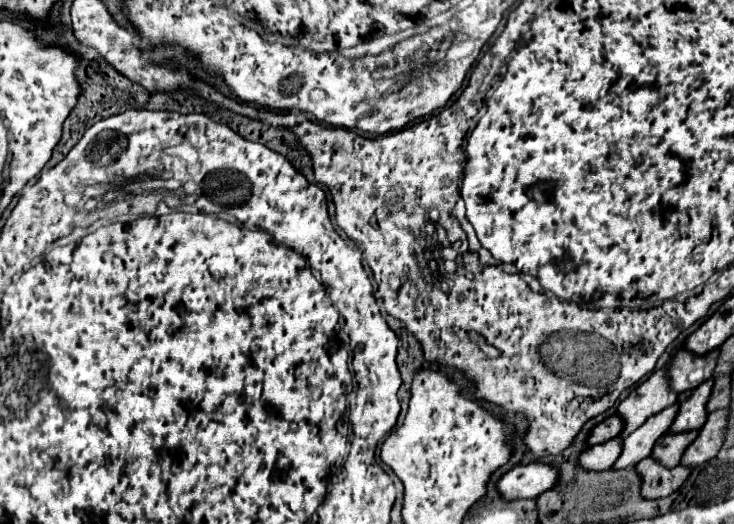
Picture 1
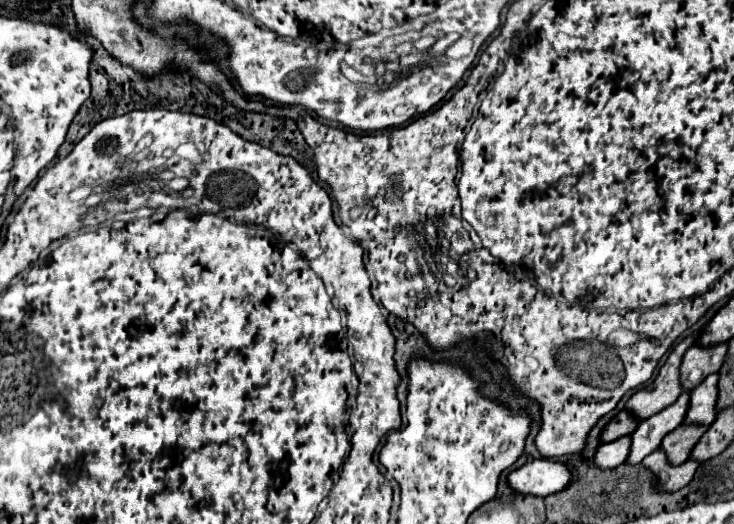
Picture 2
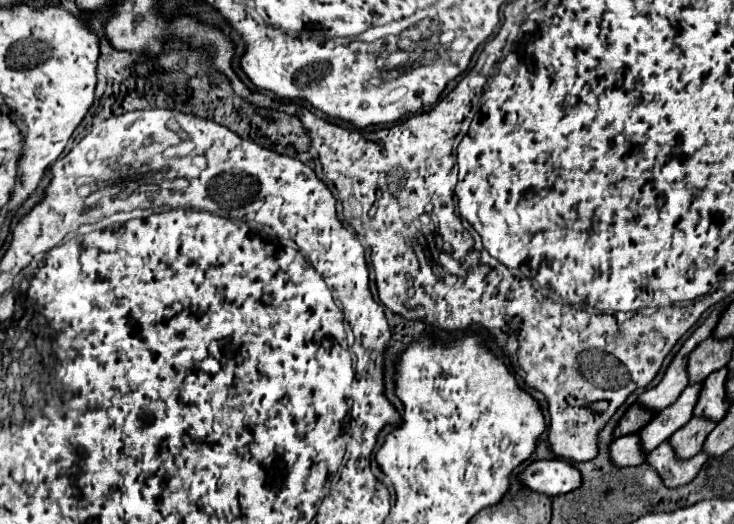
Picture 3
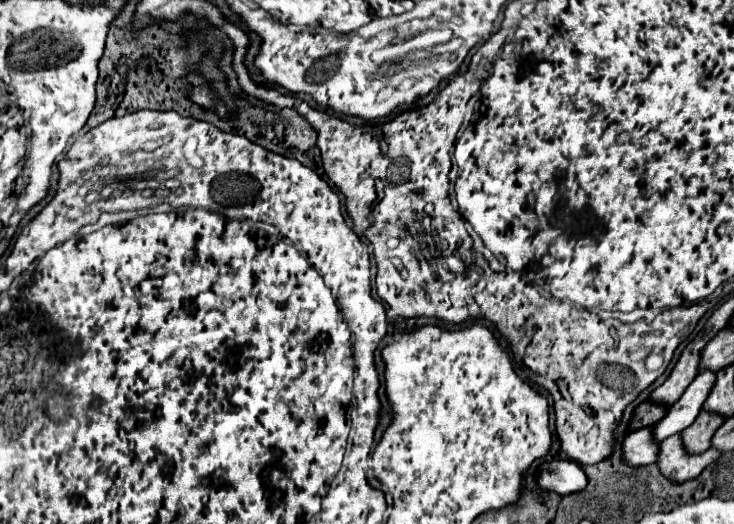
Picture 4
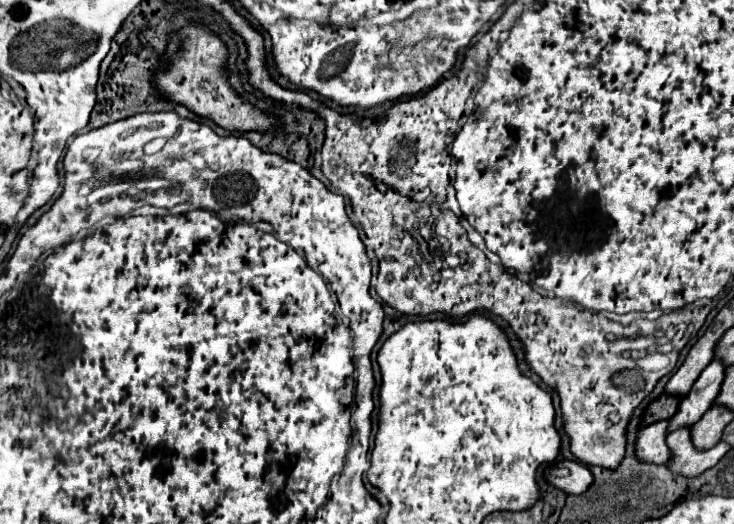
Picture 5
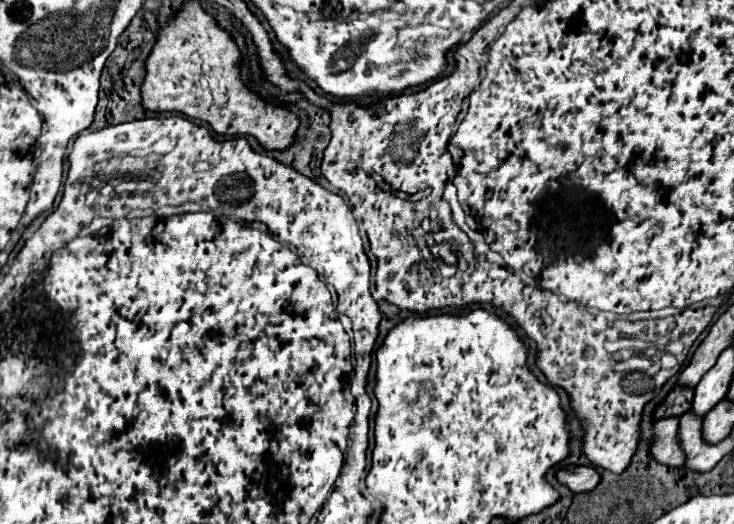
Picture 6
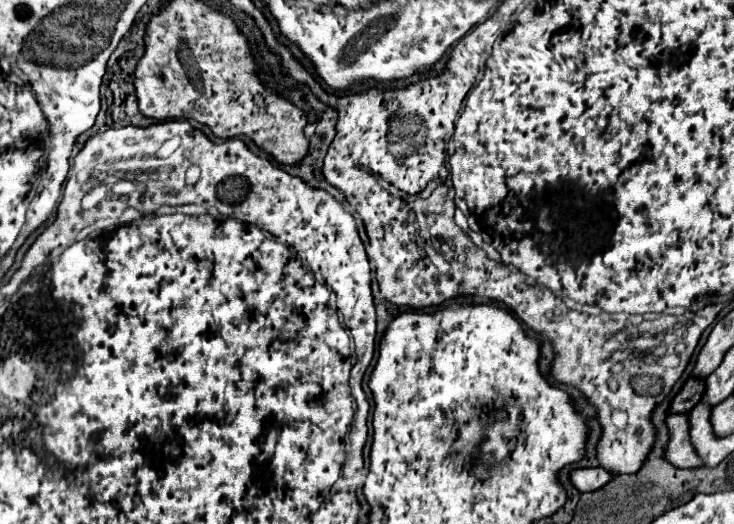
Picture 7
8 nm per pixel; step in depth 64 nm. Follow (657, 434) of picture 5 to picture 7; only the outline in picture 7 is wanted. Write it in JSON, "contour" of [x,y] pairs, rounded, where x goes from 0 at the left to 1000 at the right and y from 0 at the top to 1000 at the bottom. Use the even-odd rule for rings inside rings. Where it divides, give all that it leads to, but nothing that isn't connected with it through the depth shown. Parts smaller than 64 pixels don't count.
{"contour":[[[916,790],[907,798],[910,813],[910,851],[905,874],[921,893],[954,893],[954,878],[948,863],[943,863],[943,847],[937,847],[937,794]]]}

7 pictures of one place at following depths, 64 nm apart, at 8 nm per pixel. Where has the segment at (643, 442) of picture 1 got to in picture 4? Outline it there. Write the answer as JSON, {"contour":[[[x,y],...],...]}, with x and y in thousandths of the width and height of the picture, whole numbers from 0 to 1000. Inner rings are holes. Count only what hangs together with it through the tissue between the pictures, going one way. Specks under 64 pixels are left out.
{"contour":[[[954,710],[926,756],[926,763],[910,775],[905,798],[888,813],[888,836],[894,844],[902,844],[916,828],[929,824],[948,802],[956,782],[954,771],[959,771],[959,756],[965,756],[965,740],[970,740],[970,718],[973,710]]]}

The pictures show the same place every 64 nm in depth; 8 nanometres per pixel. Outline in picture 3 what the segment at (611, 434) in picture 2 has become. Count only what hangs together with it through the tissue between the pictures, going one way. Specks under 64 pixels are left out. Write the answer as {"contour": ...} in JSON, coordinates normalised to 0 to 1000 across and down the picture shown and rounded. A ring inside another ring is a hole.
{"contour":[[[861,771],[853,782],[853,790],[847,794],[847,802],[842,805],[842,813],[837,821],[837,836],[845,836],[850,828],[866,828],[877,809],[883,809],[883,802],[888,802],[888,794],[891,794],[891,786],[877,782],[869,771]]]}

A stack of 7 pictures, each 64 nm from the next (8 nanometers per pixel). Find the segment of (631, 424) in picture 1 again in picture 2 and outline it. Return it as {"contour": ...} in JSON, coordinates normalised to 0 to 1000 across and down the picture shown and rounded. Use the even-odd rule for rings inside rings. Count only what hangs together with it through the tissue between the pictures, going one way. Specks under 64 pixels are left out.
{"contour":[[[951,634],[940,637],[924,660],[918,660],[918,668],[913,672],[907,695],[899,702],[891,729],[866,744],[861,752],[861,760],[853,767],[853,782],[861,786],[861,794],[866,794],[869,805],[891,794],[894,786],[905,782],[918,763],[924,763],[924,756],[929,752],[929,740],[926,740],[926,729],[924,729],[924,698],[926,698],[929,676],[946,656],[948,641],[951,641]]]}

